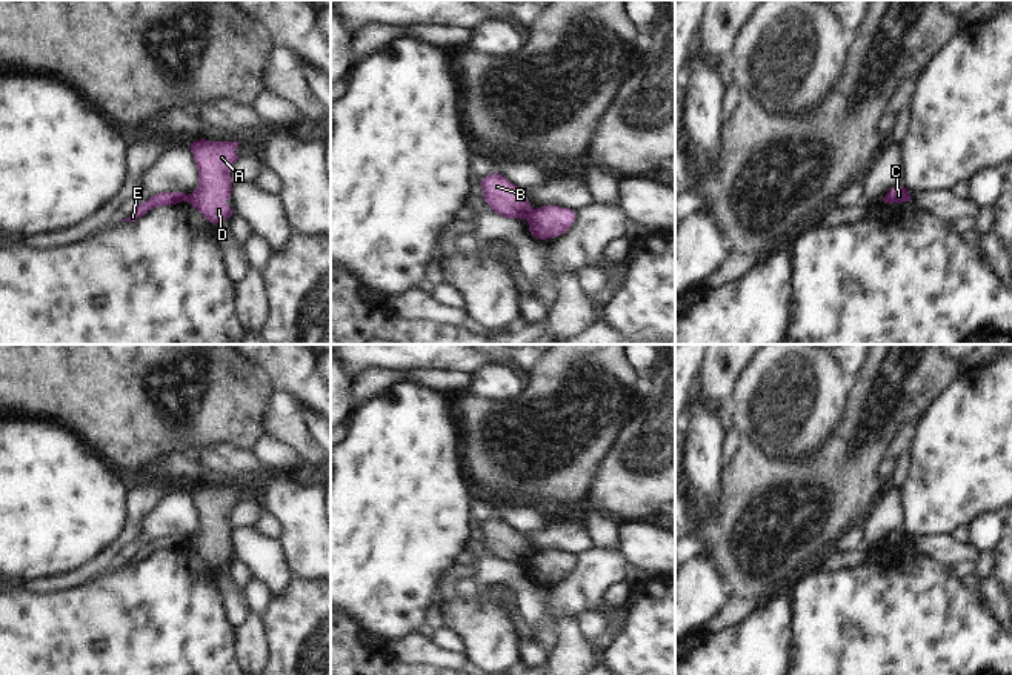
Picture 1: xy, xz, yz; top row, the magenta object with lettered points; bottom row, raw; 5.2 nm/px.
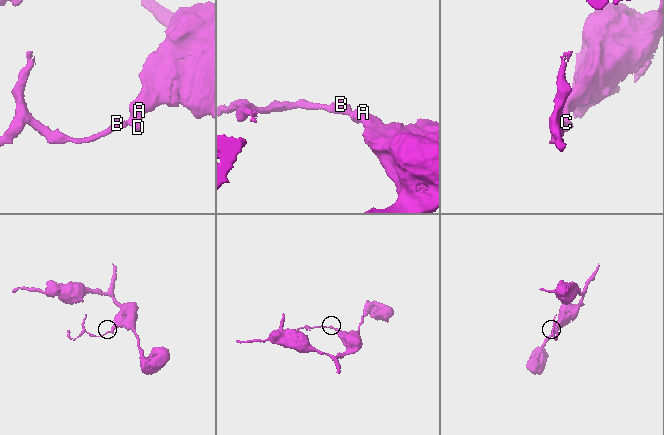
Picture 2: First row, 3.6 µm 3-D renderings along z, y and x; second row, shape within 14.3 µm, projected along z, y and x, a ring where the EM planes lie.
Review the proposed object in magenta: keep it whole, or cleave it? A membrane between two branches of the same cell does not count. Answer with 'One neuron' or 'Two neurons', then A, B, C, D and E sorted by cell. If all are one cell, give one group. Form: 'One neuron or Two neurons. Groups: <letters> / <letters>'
Two neurons. Groups: A C D / B E

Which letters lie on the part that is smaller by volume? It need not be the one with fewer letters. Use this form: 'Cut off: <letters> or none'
Cut off: B, E

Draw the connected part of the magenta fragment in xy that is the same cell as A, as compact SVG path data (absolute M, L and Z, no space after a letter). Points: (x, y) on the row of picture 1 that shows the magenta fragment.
M198 140L191 143L191 151L198 169L198 188L186 195L192 204L212 224L232 217L226 200L231 197L231 168L238 160L238 143Z

